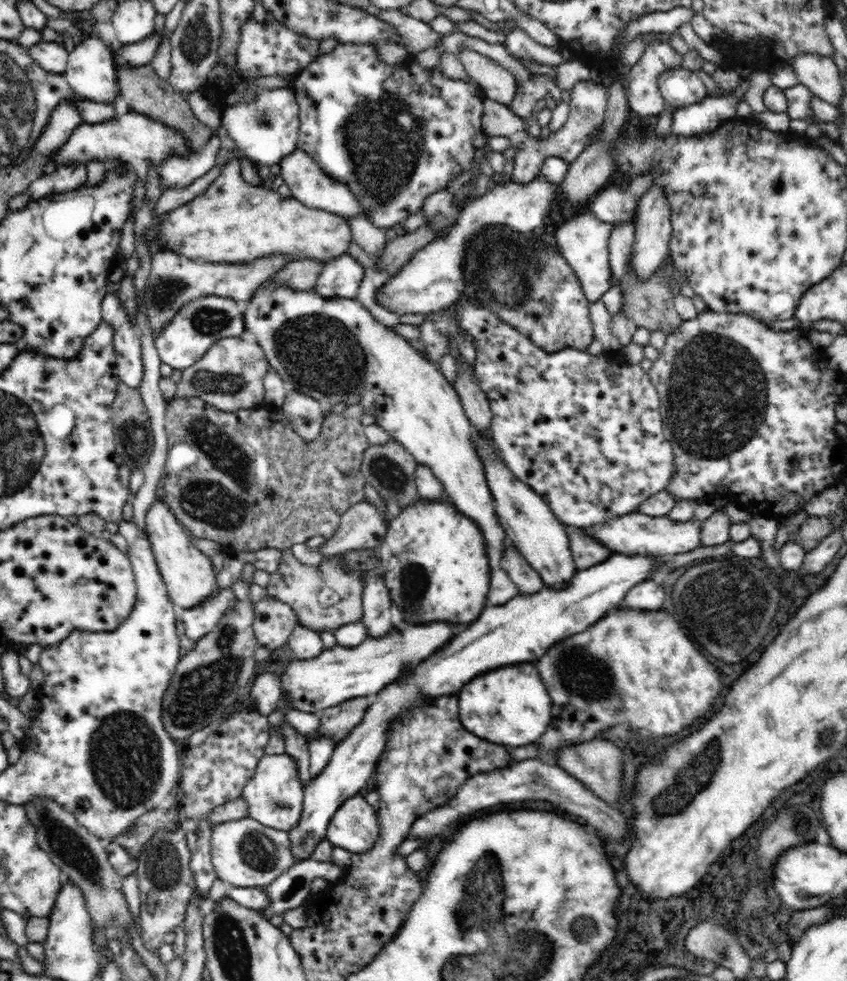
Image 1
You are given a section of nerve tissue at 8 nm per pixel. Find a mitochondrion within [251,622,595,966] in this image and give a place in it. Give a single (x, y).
(487, 870)

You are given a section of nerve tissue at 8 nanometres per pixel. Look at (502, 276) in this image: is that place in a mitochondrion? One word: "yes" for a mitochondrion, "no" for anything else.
yes

